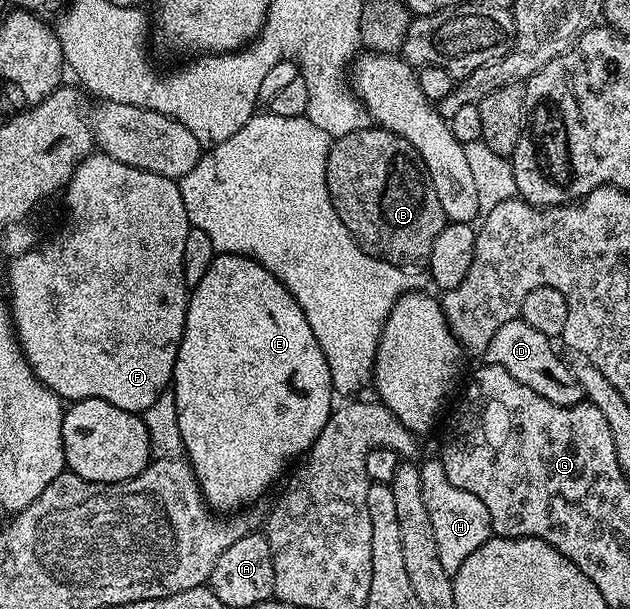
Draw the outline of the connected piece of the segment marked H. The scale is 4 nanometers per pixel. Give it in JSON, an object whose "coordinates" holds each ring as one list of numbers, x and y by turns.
{"coordinates":[[439,459,423,461,420,464,420,477,422,478,422,502,426,502,426,514,430,514,430,526,434,526,434,538,438,542,438,556,442,558,442,566,446,570,455,574,482,546,487,540,492,539,494,533,492,530,492,519,490,510,486,510,486,502,470,490,462,490,446,478,446,470,440,464]]}

